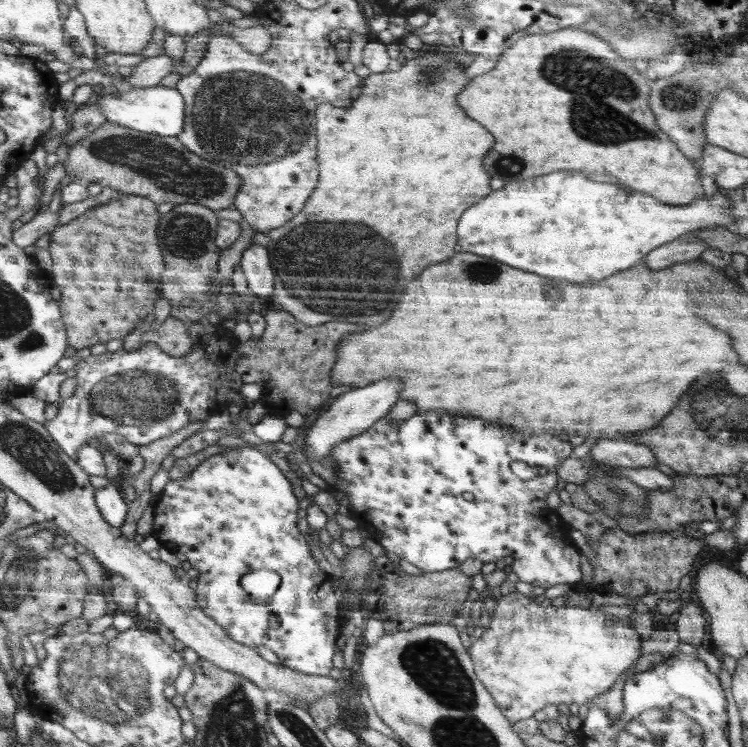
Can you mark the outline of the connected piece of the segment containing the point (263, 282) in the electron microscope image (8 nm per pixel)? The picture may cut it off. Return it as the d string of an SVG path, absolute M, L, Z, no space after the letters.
M252 244L238 265L244 271L248 288L257 296L271 296L274 292L274 270L267 248Z

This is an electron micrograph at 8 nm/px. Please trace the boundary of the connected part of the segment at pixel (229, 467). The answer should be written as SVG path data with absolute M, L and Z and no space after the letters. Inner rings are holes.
M252 446L228 447L228 452L223 451L203 461L189 478L180 481L169 481L160 499L154 505L155 523L153 524L152 534L160 538L163 547L170 549L180 556L186 554L189 559L189 566L200 570L200 578L195 584L197 592L199 593L200 606L208 613L208 616L216 619L216 622L227 629L232 639L240 641L242 644L247 644L255 650L258 646L266 646L266 648L270 648L270 650L278 656L280 665L286 666L291 670L296 670L297 672L322 677L327 676L330 670L332 670L334 644L336 644L336 638L340 636L340 626L342 626L342 624L340 624L340 614L338 614L338 598L334 596L332 582L328 582L328 580L326 580L326 574L316 566L316 562L314 562L314 558L312 558L312 554L310 554L310 548L308 548L308 544L306 544L306 538L304 538L304 536L298 532L298 528L296 528L296 520L298 520L298 518L296 518L296 512L298 512L298 500L296 500L296 496L292 494L292 486L290 486L290 482L286 480L286 476L278 470L278 466L272 464L272 460L268 460L264 454L260 454L260 452L258 452L256 448L252 448ZM262 569L278 572L281 581L278 585L278 589L276 589L276 592L268 601L258 602L253 601L249 597L244 587L240 585L240 580L242 576L248 574L249 571Z

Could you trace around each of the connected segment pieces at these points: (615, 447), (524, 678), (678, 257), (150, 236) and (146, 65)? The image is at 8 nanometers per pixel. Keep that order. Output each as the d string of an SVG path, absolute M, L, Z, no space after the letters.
M598 439L590 448L587 456L598 463L630 469L652 468L655 467L656 462L656 458L648 446L632 440Z
M515 591L497 600L497 606L490 625L484 629L481 638L472 641L468 652L472 655L476 677L495 698L495 704L503 710L507 720L514 723L533 717L548 705L586 705L607 692L642 656L642 646L637 629L624 622L600 622L601 614L586 610L586 606L555 607L534 602L524 594Z
M674 239L670 243L664 243L663 247L651 251L642 262L652 270L670 267L677 263L692 262L698 260L702 253L709 248L707 245L702 240L679 241Z
M128 194L119 200L112 200L107 204L99 204L97 208L84 214L81 218L74 220L71 224L57 228L52 234L52 242L50 246L51 255L54 261L54 271L52 281L56 285L56 289L62 292L61 304L63 307L63 318L67 322L67 330L69 333L69 341L75 349L90 348L100 343L106 344L111 340L124 339L131 334L137 326L142 325L148 314L152 314L156 310L156 300L163 296L163 274L167 271L167 262L165 260L163 249L160 247L159 227L163 219L163 215L158 213L158 204L151 199Z
M168 54L147 58L133 69L130 85L133 88L150 88L160 85L167 76L174 73L176 62Z

